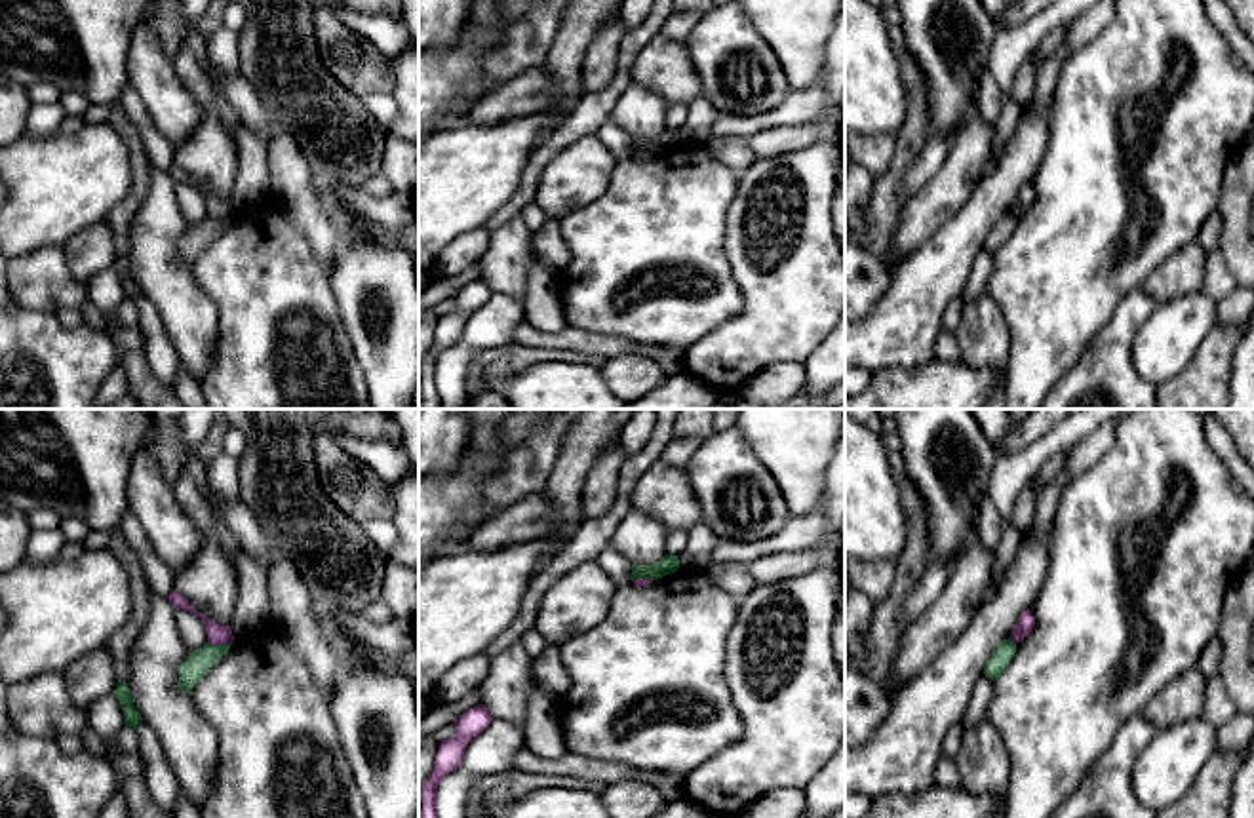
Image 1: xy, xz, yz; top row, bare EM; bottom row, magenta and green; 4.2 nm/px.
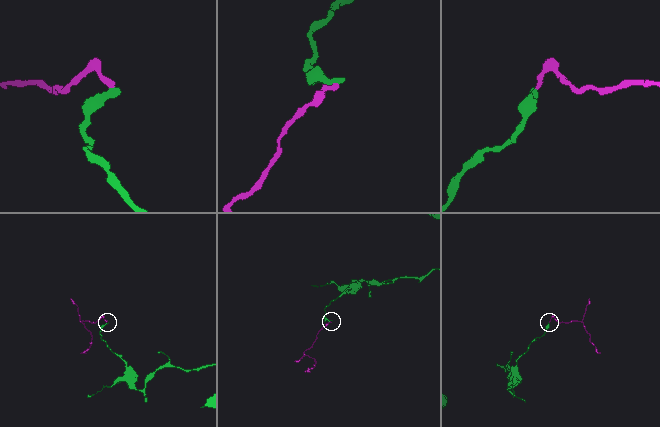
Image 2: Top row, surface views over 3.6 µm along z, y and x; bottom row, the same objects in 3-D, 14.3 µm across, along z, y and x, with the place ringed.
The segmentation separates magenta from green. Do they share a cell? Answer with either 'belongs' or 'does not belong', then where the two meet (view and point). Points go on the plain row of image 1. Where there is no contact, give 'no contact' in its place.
does not belong | xy (219, 217)

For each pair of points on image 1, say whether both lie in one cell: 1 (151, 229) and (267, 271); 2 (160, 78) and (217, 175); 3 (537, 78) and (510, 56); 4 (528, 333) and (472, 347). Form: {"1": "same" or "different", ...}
{"1": "different", "2": "different", "3": "different", "4": "different"}

